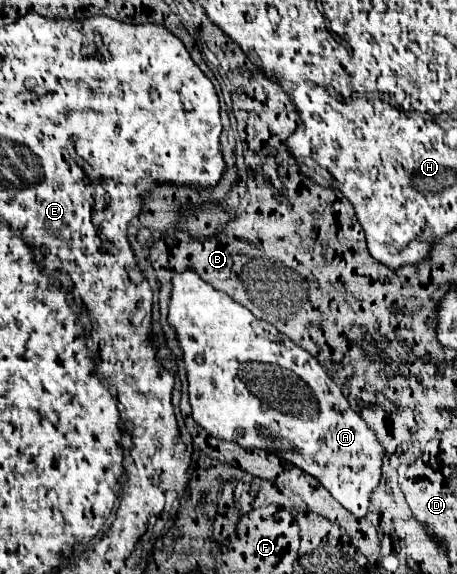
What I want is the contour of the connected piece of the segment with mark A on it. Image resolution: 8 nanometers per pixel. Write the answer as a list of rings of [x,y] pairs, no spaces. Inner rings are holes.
[[[193,270],[175,274],[171,284],[167,322],[173,326],[183,350],[193,420],[219,440],[241,442],[247,450],[261,448],[295,464],[317,478],[327,492],[357,518],[365,516],[369,494],[381,478],[383,448],[361,416],[351,410],[341,388],[327,376],[323,366],[269,322],[257,320],[247,308],[233,302],[225,292],[215,290]]]

